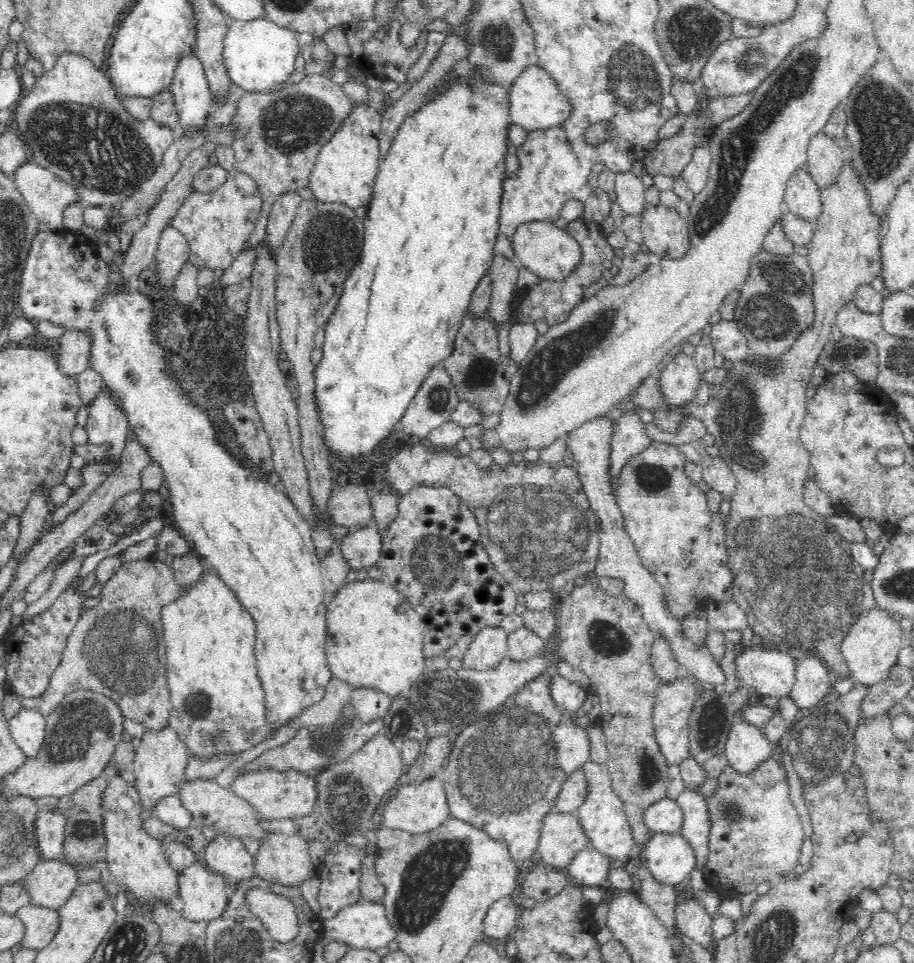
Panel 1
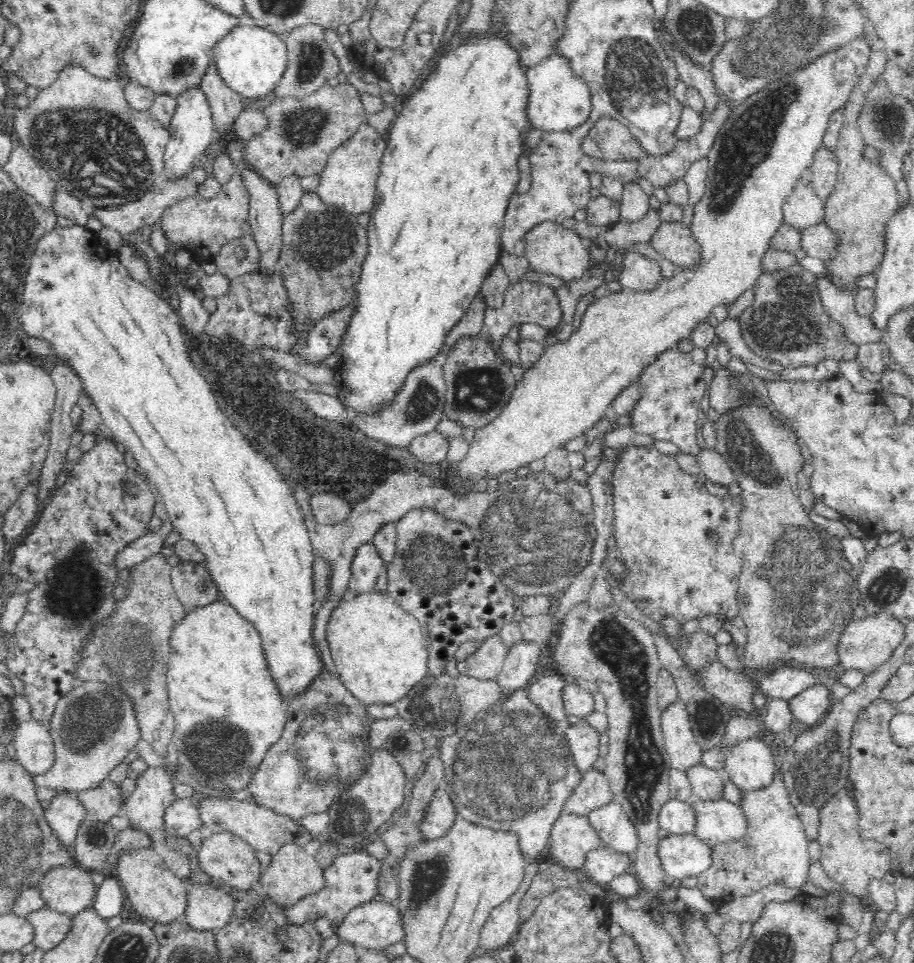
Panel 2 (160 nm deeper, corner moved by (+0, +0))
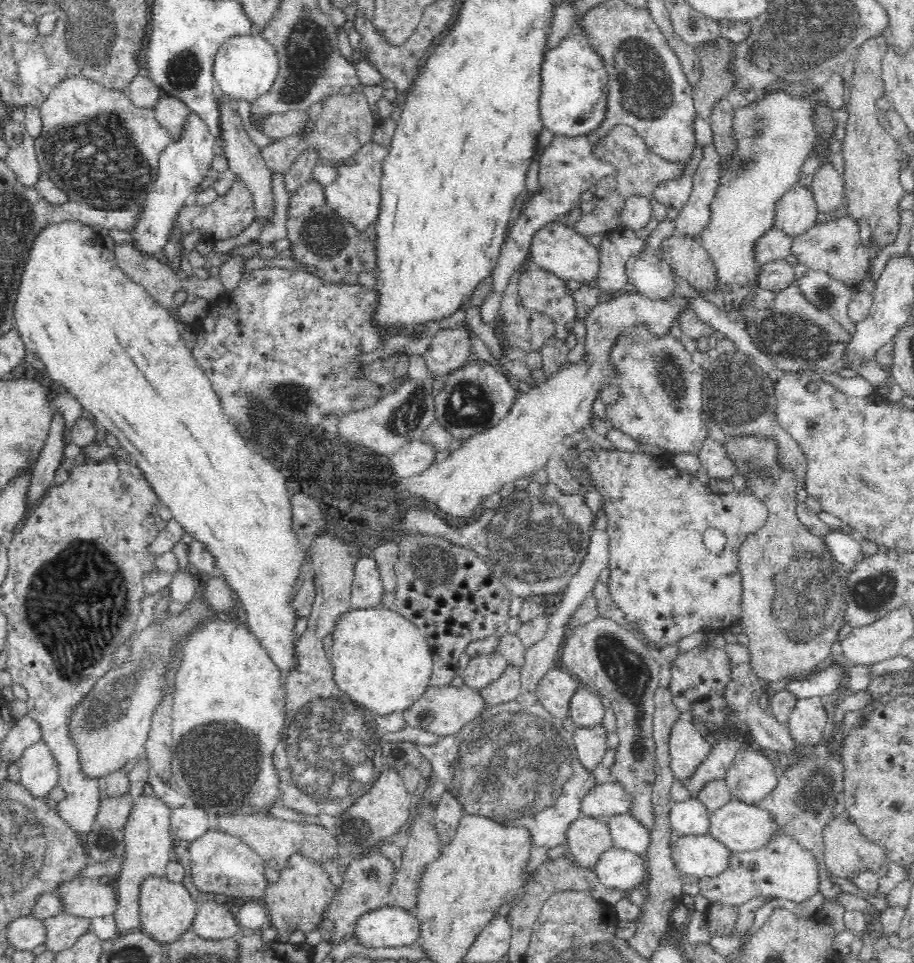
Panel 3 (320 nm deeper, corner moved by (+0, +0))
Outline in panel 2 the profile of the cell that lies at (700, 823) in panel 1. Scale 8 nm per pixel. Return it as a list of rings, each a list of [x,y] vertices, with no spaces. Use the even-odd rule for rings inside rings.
[[[728,799],[688,800],[695,819],[696,839],[712,848],[718,844],[742,838],[747,833],[747,822],[741,810]]]

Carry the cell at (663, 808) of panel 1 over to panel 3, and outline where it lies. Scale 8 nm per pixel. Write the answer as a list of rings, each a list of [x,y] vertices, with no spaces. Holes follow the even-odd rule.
[[[698,798],[671,803],[668,820],[675,837],[706,834],[709,827],[709,811]]]

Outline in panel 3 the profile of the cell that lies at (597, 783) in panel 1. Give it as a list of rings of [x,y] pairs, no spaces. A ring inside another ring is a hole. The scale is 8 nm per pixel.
[[[630,812],[606,817],[605,822],[612,838],[613,847],[645,856],[651,844],[651,834]]]

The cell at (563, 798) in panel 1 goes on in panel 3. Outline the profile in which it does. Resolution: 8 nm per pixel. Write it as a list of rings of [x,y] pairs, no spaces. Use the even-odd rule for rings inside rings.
[[[616,780],[592,785],[580,799],[582,815],[605,819],[613,814],[628,813],[631,807],[627,791]]]

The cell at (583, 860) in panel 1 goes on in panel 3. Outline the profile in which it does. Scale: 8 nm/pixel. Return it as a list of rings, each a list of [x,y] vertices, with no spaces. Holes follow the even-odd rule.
[[[611,847],[598,856],[591,873],[606,887],[628,892],[643,882],[646,869],[643,863],[644,856]]]

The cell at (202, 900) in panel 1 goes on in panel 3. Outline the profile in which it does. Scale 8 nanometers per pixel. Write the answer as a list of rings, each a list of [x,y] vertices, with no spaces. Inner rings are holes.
[[[206,900],[197,909],[191,930],[207,939],[225,939],[239,933],[239,925],[227,903]]]

